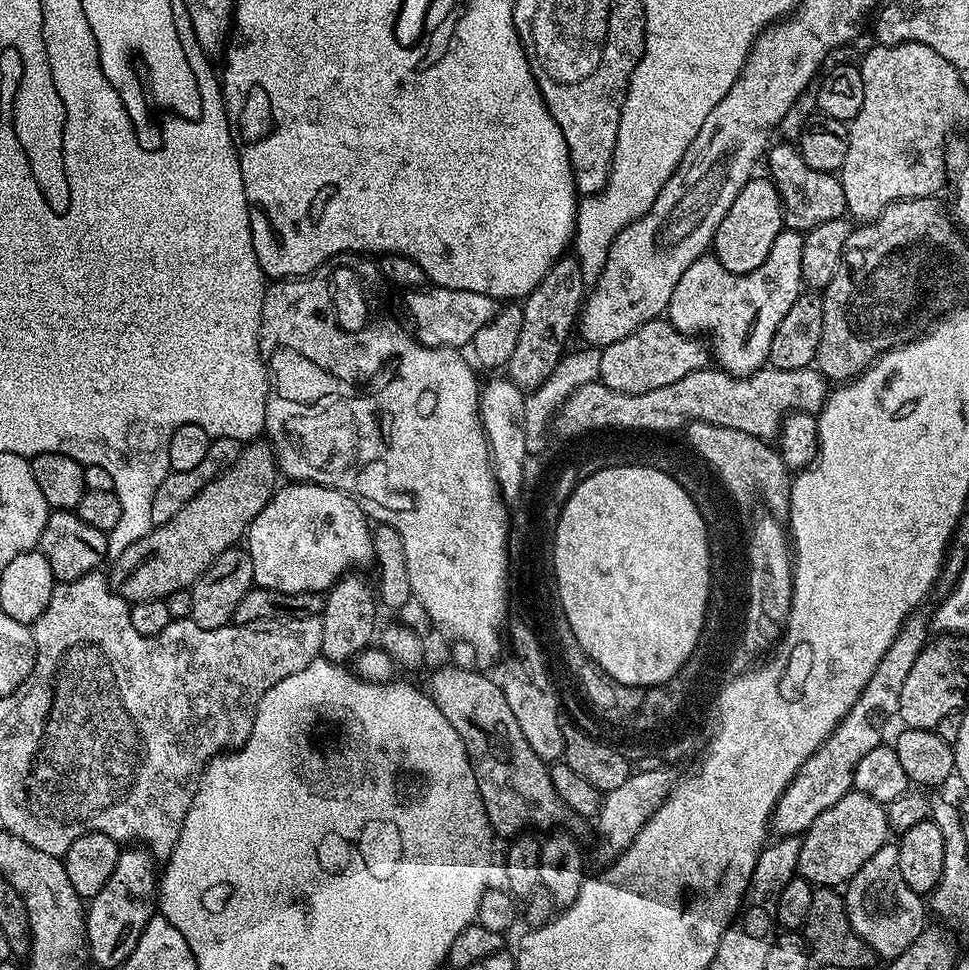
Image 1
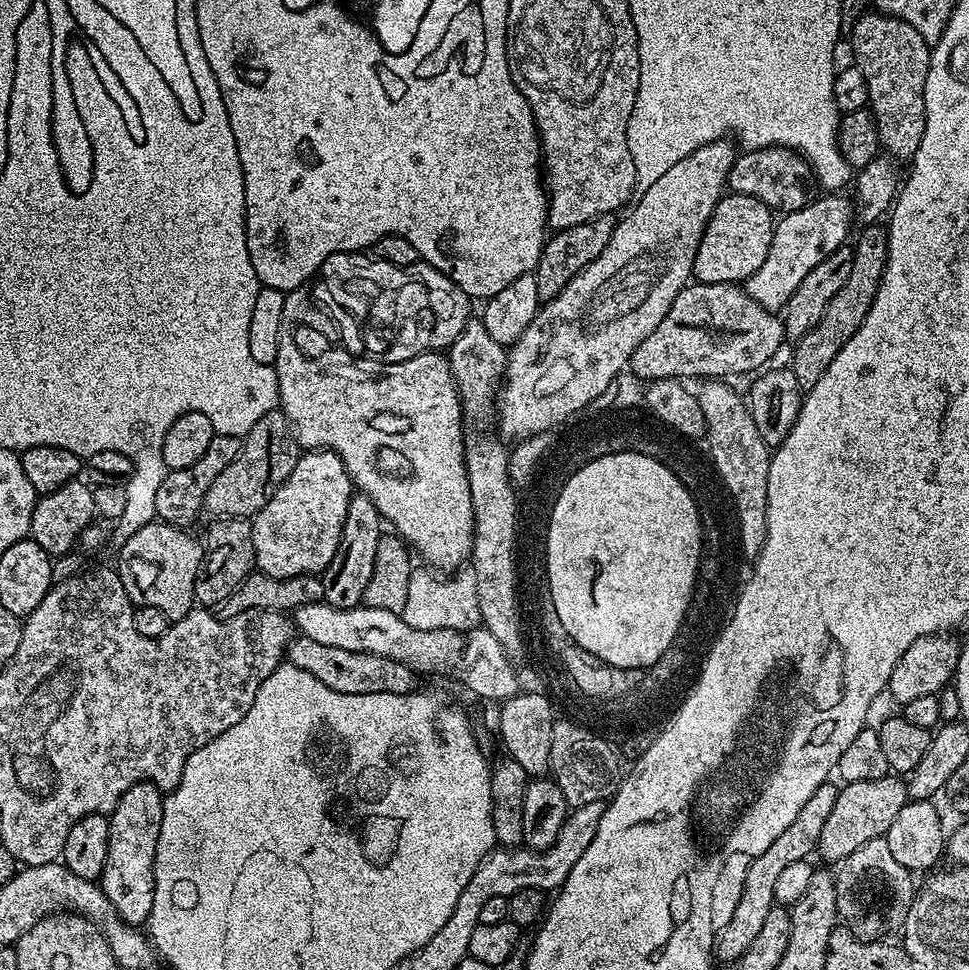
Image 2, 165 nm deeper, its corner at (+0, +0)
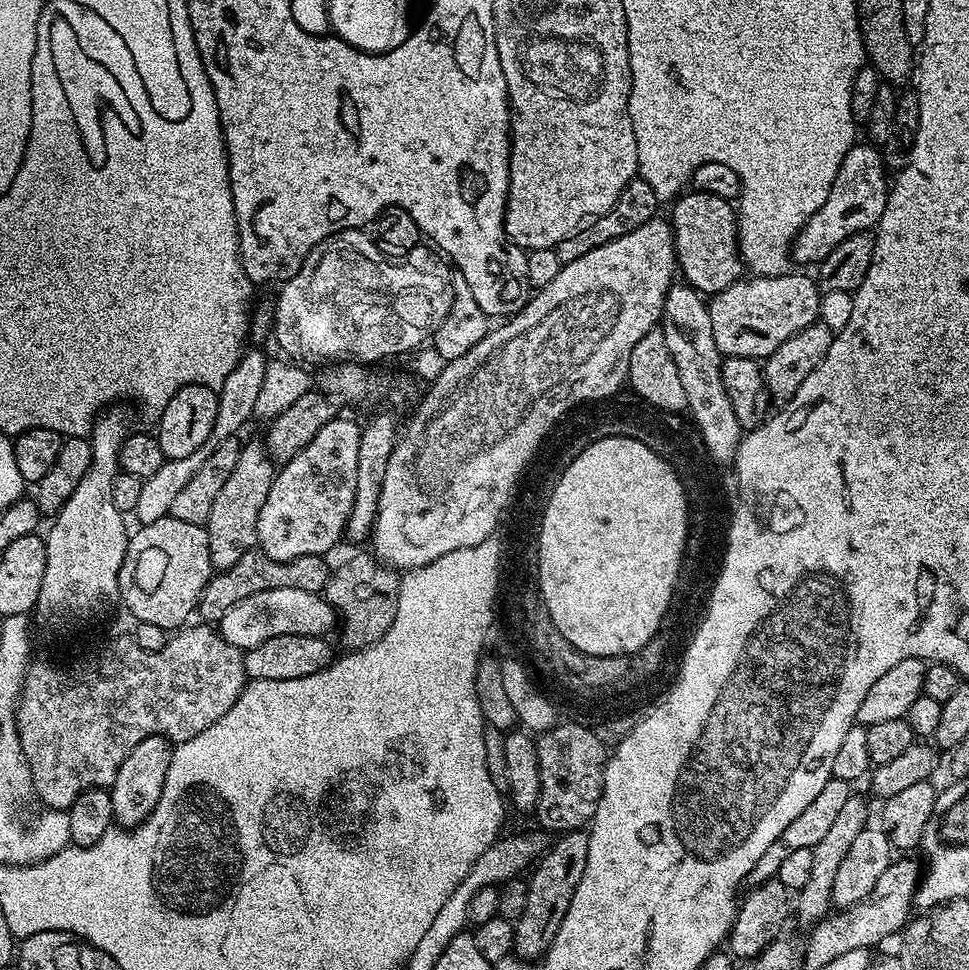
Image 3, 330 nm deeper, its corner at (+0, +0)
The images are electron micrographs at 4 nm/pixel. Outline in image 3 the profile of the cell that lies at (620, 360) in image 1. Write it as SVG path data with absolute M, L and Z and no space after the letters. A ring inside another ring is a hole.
M795 270L782 276L753 275L735 280L707 301L714 342L725 357L745 356L754 361L767 358L786 338L821 319L820 296L819 283Z

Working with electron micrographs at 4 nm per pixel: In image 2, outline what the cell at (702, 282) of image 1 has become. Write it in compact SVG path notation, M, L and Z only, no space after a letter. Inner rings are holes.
M820 194L809 200L808 205L793 212L785 212L775 221L766 262L754 270L746 282L746 291L754 302L769 310L783 309L784 303L798 290L802 278L818 266L834 250L845 247L848 231L854 225L854 204L844 194Z

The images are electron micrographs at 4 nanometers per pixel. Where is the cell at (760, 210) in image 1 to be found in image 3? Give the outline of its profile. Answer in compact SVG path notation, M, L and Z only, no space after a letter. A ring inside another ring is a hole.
M688 190L675 197L673 204L676 205L672 208L670 223L676 247L676 266L683 283L701 294L715 294L741 279L746 265L740 257L738 212L733 201L718 198L718 194Z

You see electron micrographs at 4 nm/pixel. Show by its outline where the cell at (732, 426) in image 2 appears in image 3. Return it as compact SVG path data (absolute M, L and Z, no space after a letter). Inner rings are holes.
M673 283L666 294L662 327L666 350L670 350L670 358L674 358L674 366L678 366L680 376L683 377L684 388L687 388L696 419L703 428L703 436L707 436L708 447L716 457L729 457L735 447L737 434L736 421L733 419L734 406L730 406L730 398L722 382L722 353L714 342L714 330L705 297L689 284Z

